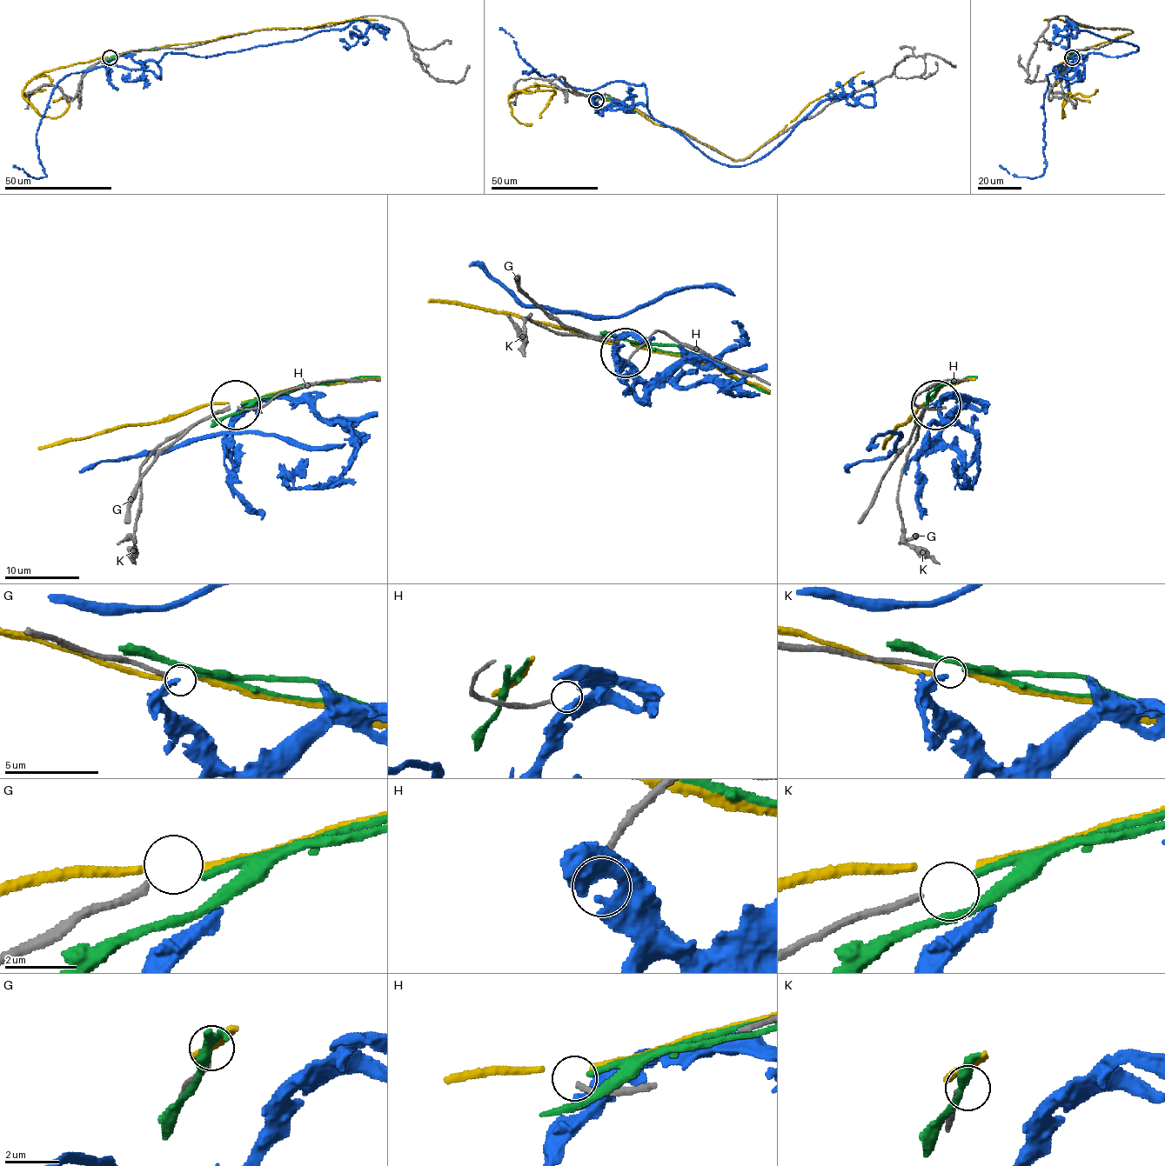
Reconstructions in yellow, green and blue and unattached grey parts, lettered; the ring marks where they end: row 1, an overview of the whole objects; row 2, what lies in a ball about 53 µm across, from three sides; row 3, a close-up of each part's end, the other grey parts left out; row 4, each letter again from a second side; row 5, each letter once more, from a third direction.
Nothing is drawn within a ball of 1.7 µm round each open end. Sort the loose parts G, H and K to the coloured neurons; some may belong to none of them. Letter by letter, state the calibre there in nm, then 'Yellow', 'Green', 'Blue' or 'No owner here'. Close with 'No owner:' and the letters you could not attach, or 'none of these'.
G: Thickness 240 nm. No owner here
H: Thickness 180 nm. No owner here
K: Thickness 200 nm. Green
No owner: G, H

